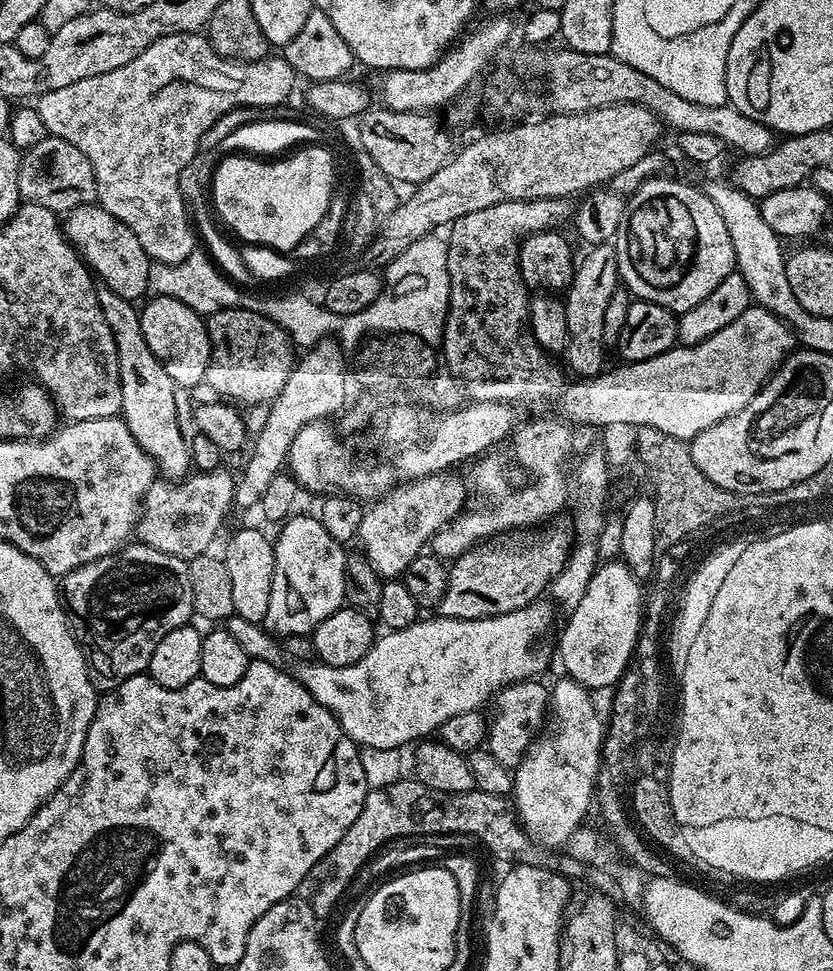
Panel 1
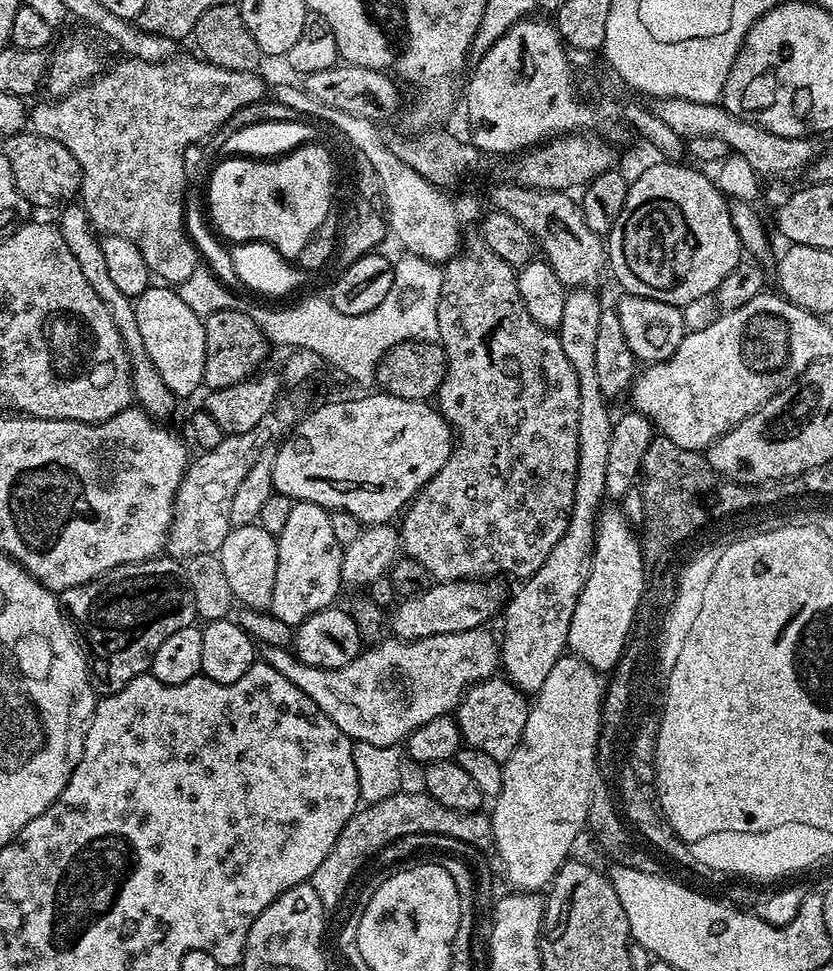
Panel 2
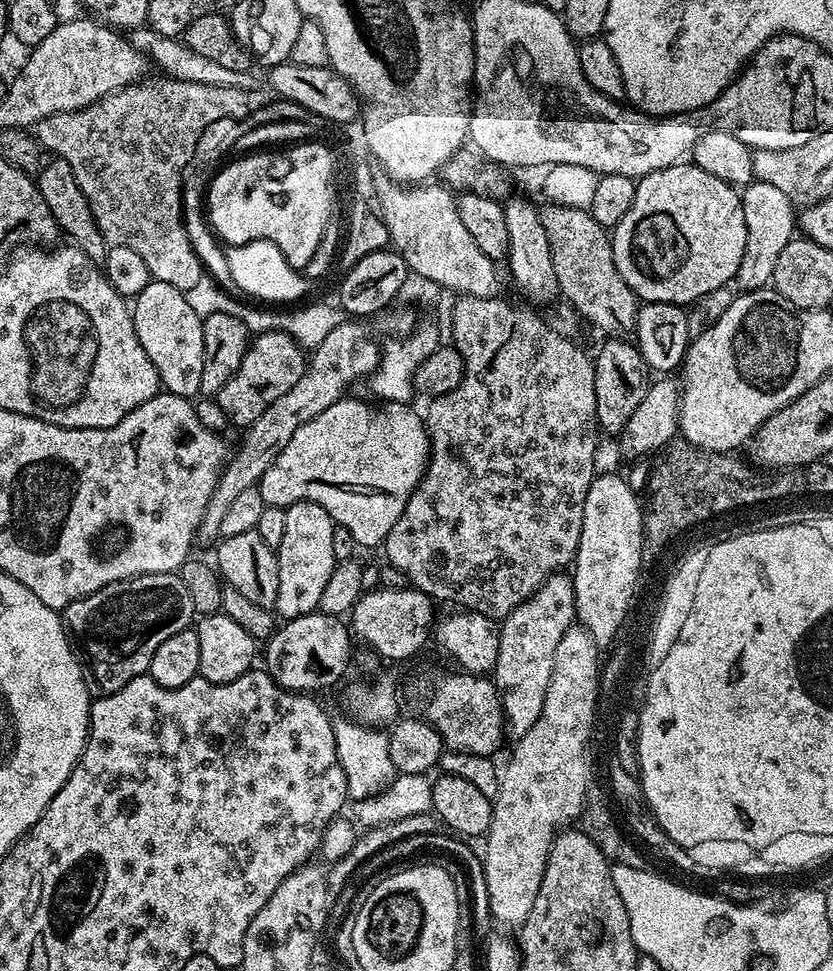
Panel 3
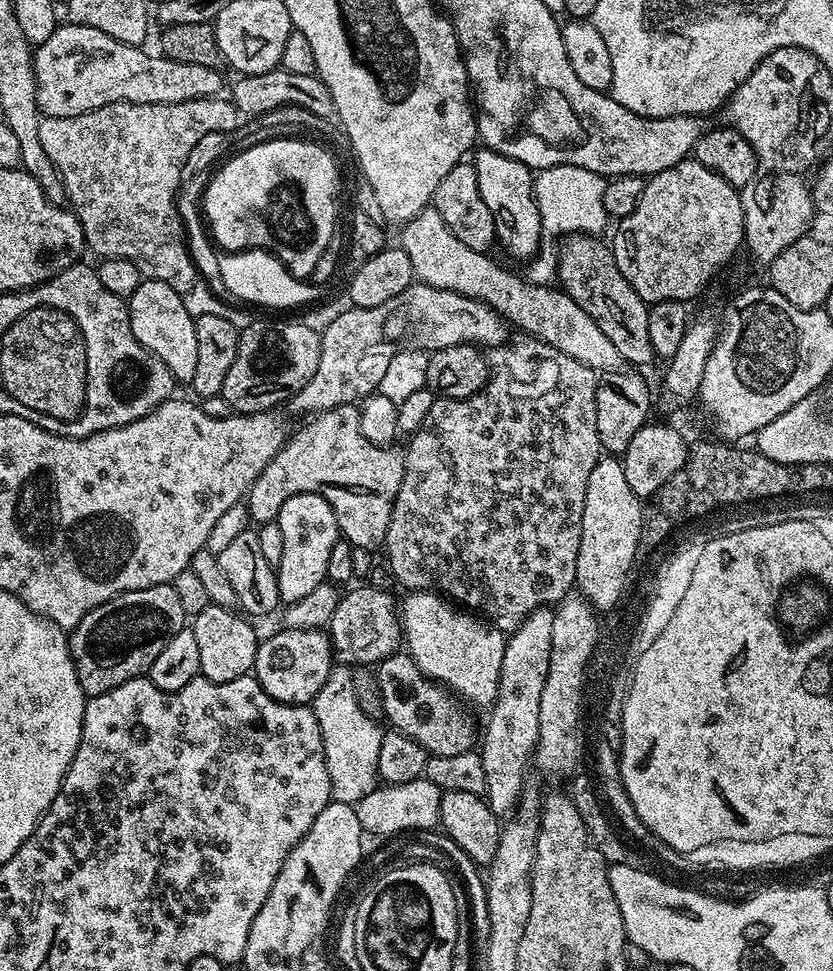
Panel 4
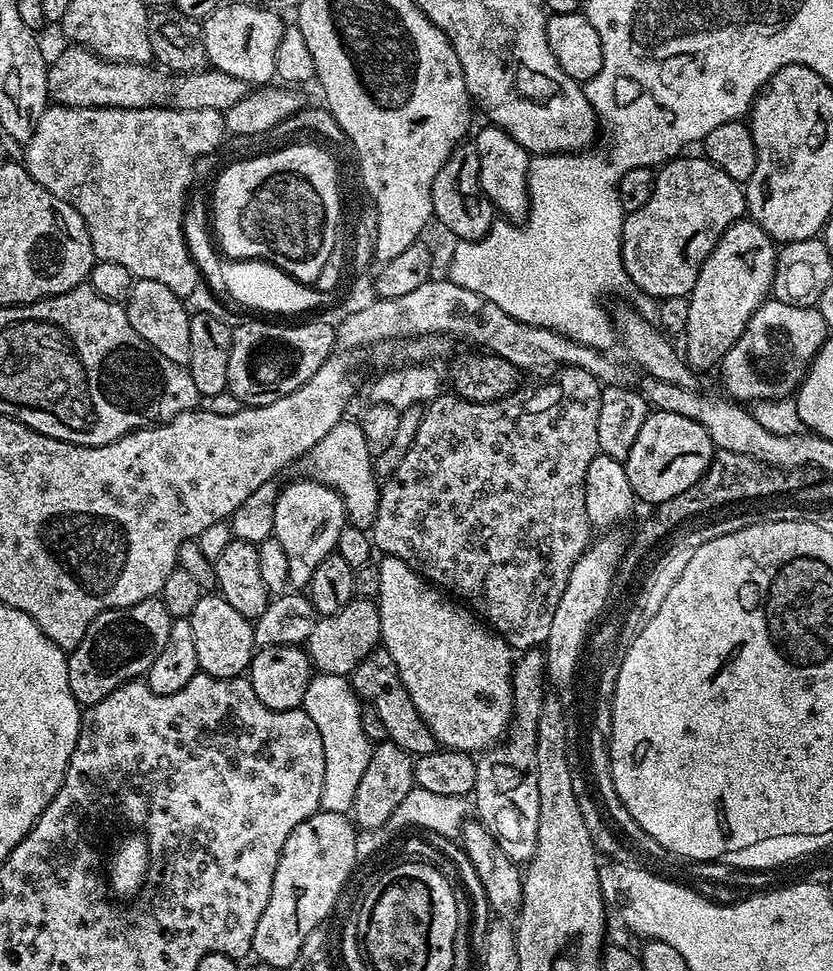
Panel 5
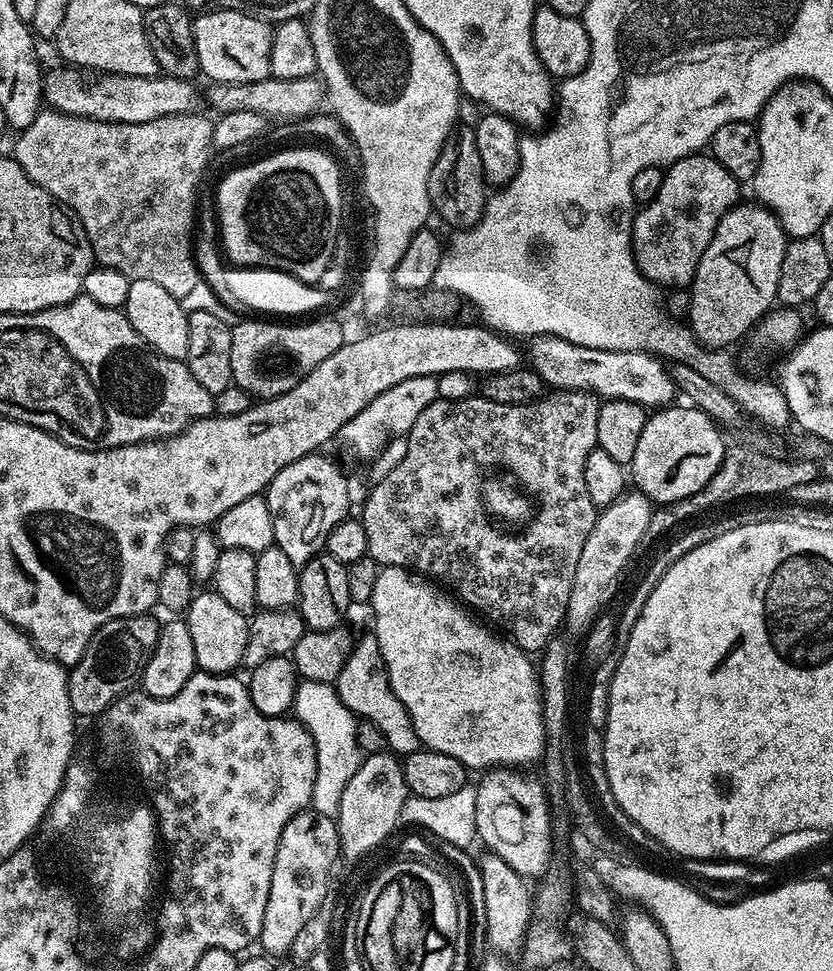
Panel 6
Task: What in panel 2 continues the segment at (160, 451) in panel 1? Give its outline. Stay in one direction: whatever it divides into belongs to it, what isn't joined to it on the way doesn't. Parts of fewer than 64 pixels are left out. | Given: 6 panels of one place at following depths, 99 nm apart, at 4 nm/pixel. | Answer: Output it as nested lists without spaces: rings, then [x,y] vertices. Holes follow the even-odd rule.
[[[68,202],[59,209],[59,212],[58,227],[62,234],[62,242],[70,246],[70,254],[74,254],[86,282],[94,286],[94,294],[98,294],[98,298],[106,302],[106,310],[110,310],[110,318],[114,318],[114,326],[118,326],[118,334],[122,338],[124,349],[128,351],[128,360],[132,363],[132,394],[135,403],[157,421],[167,421],[167,416],[178,404],[178,397],[166,386],[166,382],[162,382],[162,374],[158,374],[154,362],[150,362],[150,354],[146,354],[146,346],[142,346],[142,334],[138,331],[133,297],[122,294],[122,290],[118,290],[118,286],[114,286],[110,279],[110,270],[106,266],[106,258],[103,257],[100,246],[101,237],[88,221],[88,214],[83,207],[79,203]]]

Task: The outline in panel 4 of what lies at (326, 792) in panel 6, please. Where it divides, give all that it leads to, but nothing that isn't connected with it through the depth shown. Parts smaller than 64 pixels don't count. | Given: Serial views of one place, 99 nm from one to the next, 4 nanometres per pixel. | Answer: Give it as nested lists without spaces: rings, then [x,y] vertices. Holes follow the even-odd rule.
[[[333,667],[326,686],[318,690],[310,705],[322,734],[322,746],[326,754],[326,770],[330,770],[332,800],[355,806],[360,799],[378,787],[378,750],[382,750],[384,732],[375,720],[366,718],[354,698],[352,668]]]

